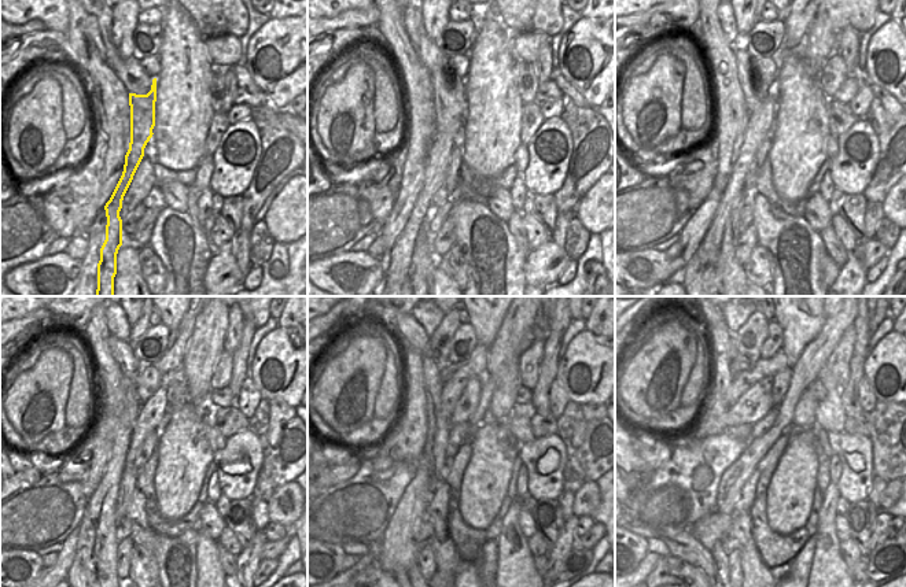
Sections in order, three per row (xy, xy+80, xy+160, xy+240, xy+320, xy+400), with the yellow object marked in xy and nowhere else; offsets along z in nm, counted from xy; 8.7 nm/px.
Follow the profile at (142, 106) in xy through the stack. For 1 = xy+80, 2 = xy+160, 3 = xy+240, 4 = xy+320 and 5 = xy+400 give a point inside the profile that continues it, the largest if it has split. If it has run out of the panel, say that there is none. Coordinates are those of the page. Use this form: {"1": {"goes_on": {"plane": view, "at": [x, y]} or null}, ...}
{"1": {"goes_on": {"plane": "xy+80", "at": [448, 92]}}, "2": {"goes_on": {"plane": "xy+160", "at": [754, 88]}}, "3": {"goes_on": {"plane": "xy+240", "at": [121, 350]}}, "4": {"goes_on": {"plane": "xy+320", "at": [411, 333]}}, "5": {"goes_on": {"plane": "xy+400", "at": [707, 324]}}}

